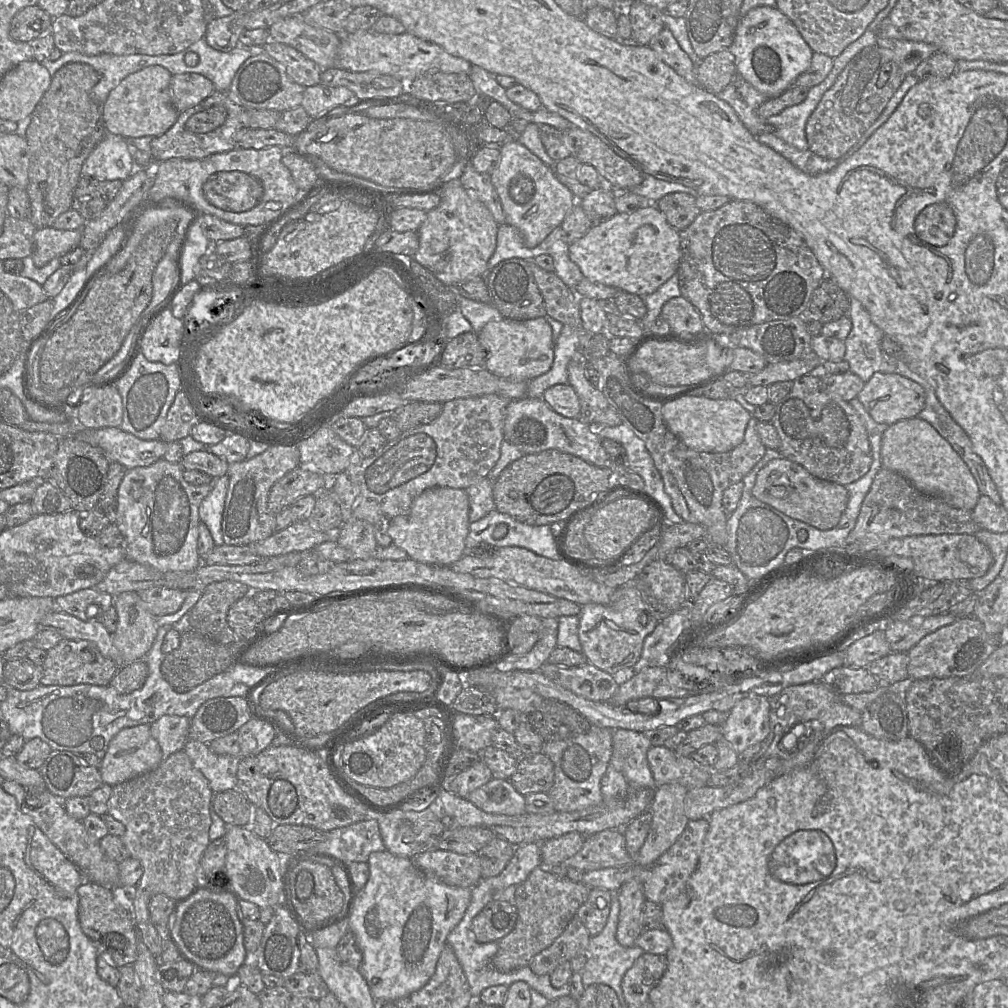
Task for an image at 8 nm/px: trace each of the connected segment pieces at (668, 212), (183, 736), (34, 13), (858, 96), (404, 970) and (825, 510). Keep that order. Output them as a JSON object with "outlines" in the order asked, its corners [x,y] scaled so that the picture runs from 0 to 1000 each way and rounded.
{"outlines":[[[[679,190],[660,193],[651,201],[662,220],[674,230],[680,228],[695,211],[690,196]]],[[[163,709],[149,718],[149,727],[160,742],[162,754],[182,744],[188,732],[188,714],[182,710]]],[[[38,5],[23,8],[12,18],[9,36],[17,42],[30,42],[51,32],[53,17]]],[[[870,44],[856,48],[839,63],[804,114],[799,126],[802,148],[820,158],[839,153],[874,114],[898,75],[883,50]]],[[[386,844],[369,845],[364,854],[367,862],[367,869],[363,878],[355,883],[355,888],[352,892],[349,905],[346,910],[346,922],[351,926],[354,937],[359,944],[360,950],[357,959],[355,960],[362,972],[364,973],[368,986],[371,991],[376,994],[392,993],[406,988],[410,984],[417,982],[424,976],[433,962],[436,948],[443,938],[443,930],[445,926],[453,919],[459,911],[459,908],[465,899],[467,893],[468,882],[445,879],[438,874],[422,867],[412,857],[410,852],[395,850]]],[[[778,453],[763,457],[752,468],[746,490],[779,511],[813,526],[825,525],[831,520],[842,496],[838,481],[812,475],[797,462]]]]}

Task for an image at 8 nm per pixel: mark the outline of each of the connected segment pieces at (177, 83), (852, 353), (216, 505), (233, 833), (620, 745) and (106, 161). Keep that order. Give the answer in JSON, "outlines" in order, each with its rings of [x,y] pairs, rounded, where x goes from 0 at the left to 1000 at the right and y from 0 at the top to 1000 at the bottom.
{"outlines":[[[[199,73],[171,74],[169,98],[177,111],[189,107],[214,90],[210,80]]],[[[843,295],[843,316],[845,326],[837,337],[839,343],[837,356],[841,359],[845,370],[852,373],[858,380],[868,369],[875,369],[898,373],[913,382],[914,376],[916,376],[913,372],[906,369],[895,356],[888,355],[876,347],[874,342],[876,328],[865,318],[855,301],[847,295]]],[[[225,470],[212,475],[212,483],[197,502],[197,515],[202,519],[214,542],[223,541],[220,531],[220,512],[227,483]]],[[[225,819],[223,833],[222,863],[228,873],[229,884],[237,893],[250,895],[258,902],[275,900],[285,872],[283,851],[272,845],[265,834],[257,831],[248,820]]],[[[607,725],[605,758],[619,769],[627,782],[643,782],[649,785],[652,778],[642,754],[642,746],[647,741],[645,733],[640,727],[632,725]]],[[[105,130],[103,137],[91,149],[81,164],[81,174],[87,174],[97,179],[121,179],[130,175],[131,158],[124,138]]]]}

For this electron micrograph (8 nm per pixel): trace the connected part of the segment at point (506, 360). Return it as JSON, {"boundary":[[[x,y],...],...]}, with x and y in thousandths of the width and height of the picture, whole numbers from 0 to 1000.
{"boundary":[[[540,314],[486,318],[474,330],[474,336],[481,347],[480,365],[492,373],[525,379],[544,369],[549,361],[551,339]]]}

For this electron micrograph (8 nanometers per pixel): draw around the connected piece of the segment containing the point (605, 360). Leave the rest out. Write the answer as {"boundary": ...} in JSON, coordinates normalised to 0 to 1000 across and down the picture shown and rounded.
{"boundary":[[[605,349],[581,361],[586,361],[586,364],[594,369],[592,386],[598,390],[604,404],[612,410],[616,421],[626,426],[639,438],[656,471],[659,486],[666,494],[671,510],[680,518],[696,521],[700,525],[700,535],[703,539],[720,543],[722,510],[717,506],[716,491],[724,481],[736,477],[761,446],[750,427],[753,417],[745,414],[737,438],[725,447],[692,448],[683,444],[664,428],[657,415],[656,400],[638,396],[624,385],[616,354]]]}

